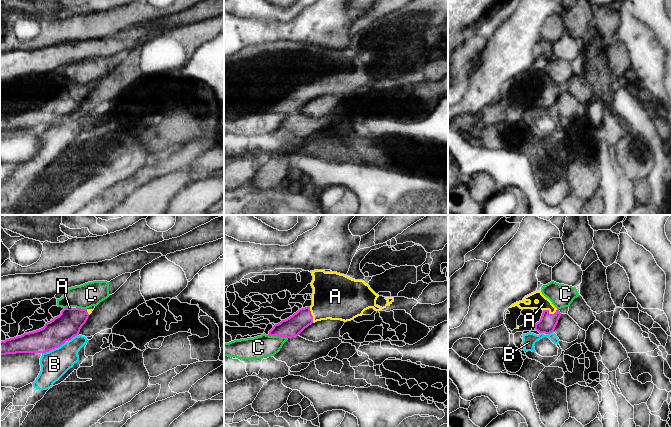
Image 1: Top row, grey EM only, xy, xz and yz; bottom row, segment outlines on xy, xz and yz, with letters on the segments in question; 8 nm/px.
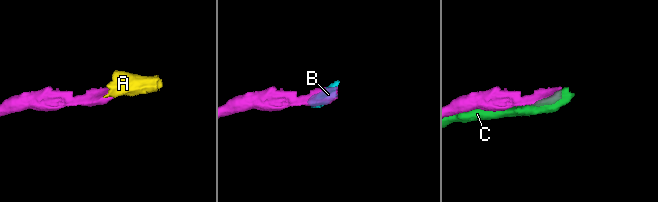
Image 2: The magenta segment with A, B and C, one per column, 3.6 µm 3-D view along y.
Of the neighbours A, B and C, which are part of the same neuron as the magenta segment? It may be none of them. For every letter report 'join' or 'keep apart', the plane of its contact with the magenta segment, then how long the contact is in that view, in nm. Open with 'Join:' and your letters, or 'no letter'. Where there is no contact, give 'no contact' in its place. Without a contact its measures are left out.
Join: A
A: join; meets magenta in yz; contact 120 nm long
B: keep apart; meets magenta in xy; contact 220 nm long
C: keep apart; meets magenta in xz; contact 160 nm long

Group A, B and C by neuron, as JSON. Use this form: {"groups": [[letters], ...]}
{"groups": [["A"], ["B"], ["C"]]}

